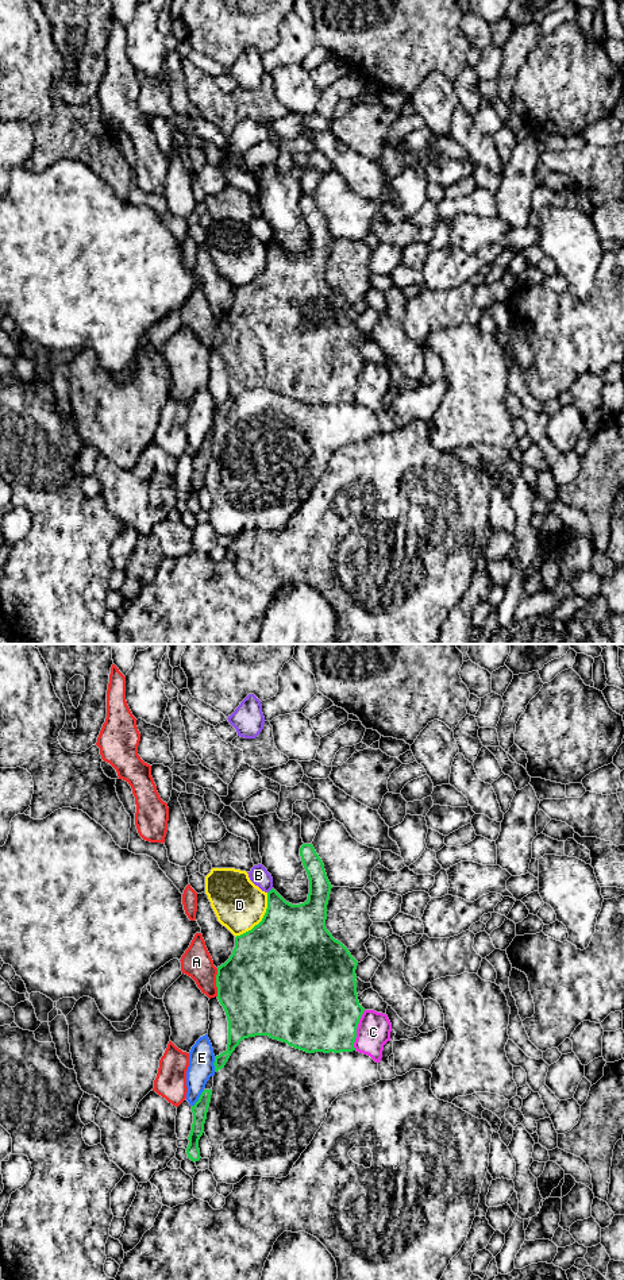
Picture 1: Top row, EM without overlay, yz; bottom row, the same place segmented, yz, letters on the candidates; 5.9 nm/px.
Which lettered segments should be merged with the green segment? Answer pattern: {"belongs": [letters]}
{"belongs": []}

